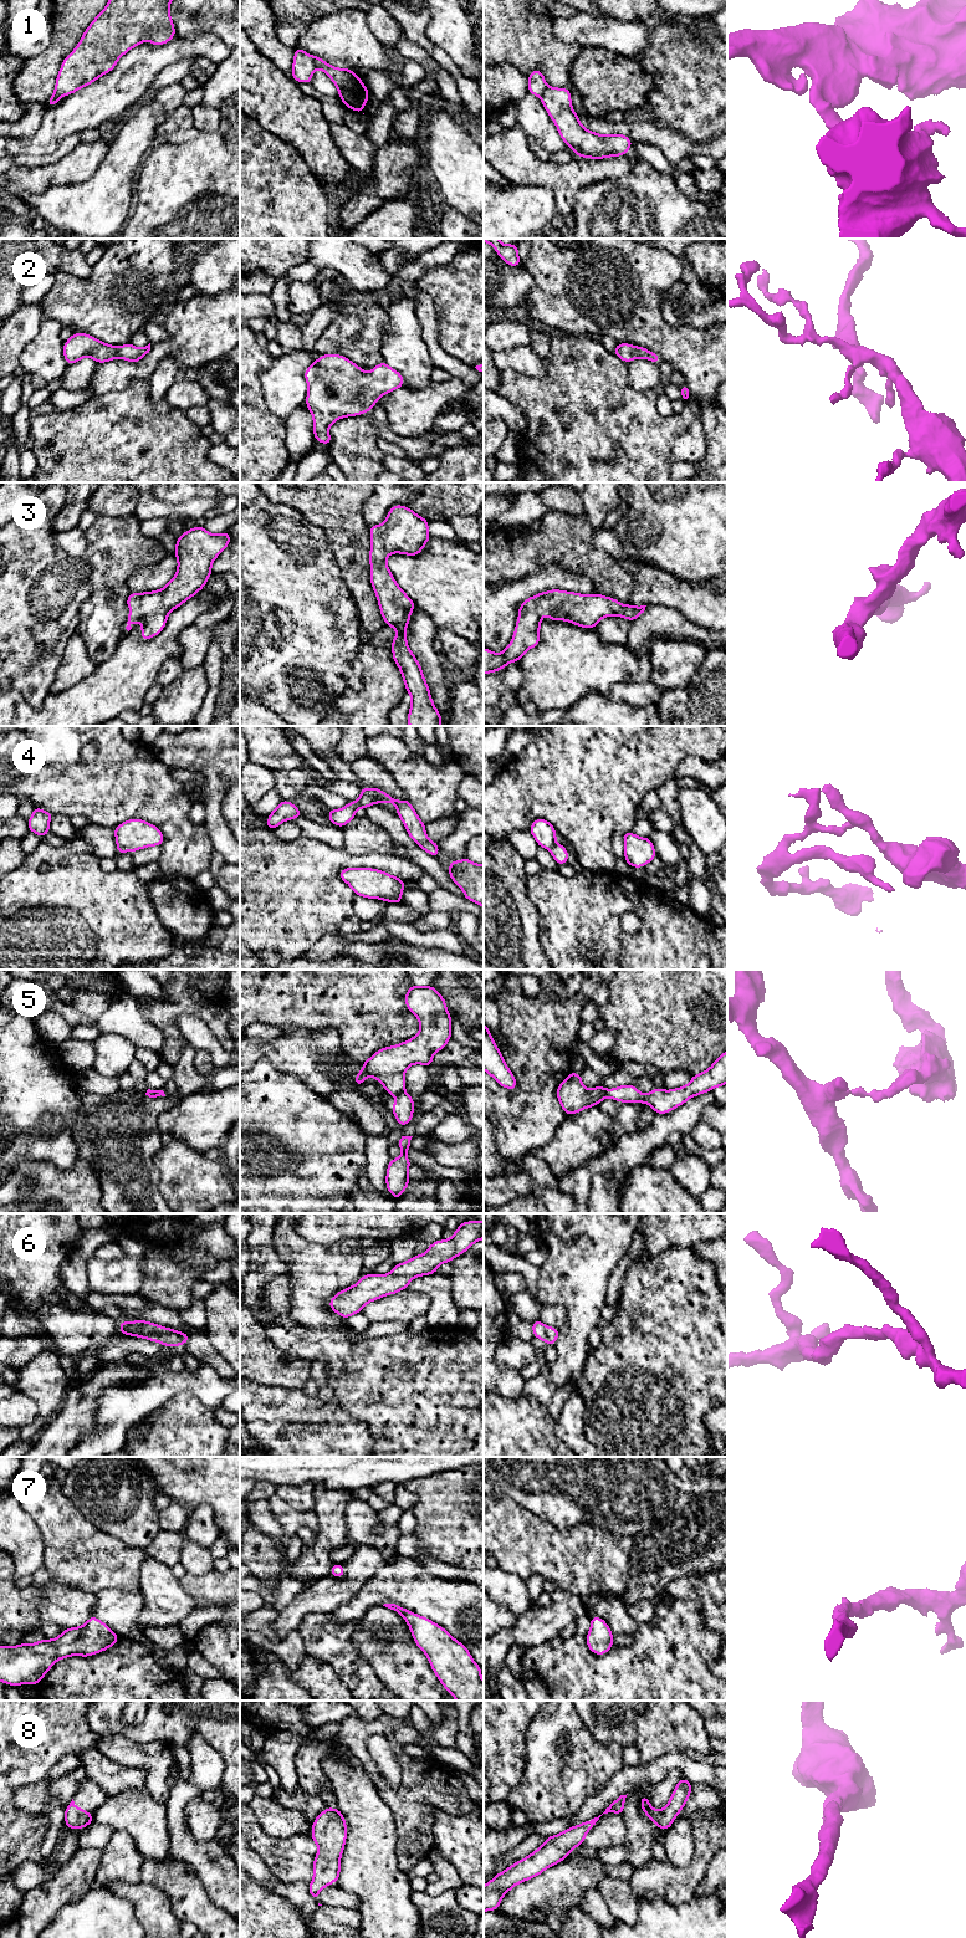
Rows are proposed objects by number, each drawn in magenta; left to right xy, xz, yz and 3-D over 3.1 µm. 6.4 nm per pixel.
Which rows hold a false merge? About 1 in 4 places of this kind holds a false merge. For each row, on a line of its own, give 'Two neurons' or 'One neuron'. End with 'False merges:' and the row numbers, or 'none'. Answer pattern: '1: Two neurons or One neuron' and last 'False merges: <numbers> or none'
1: Two neurons
2: One neuron
3: One neuron
4: Two neurons
5: Two neurons
6: One neuron
7: One neuron
8: One neuron
False merges: 1, 4, 5

